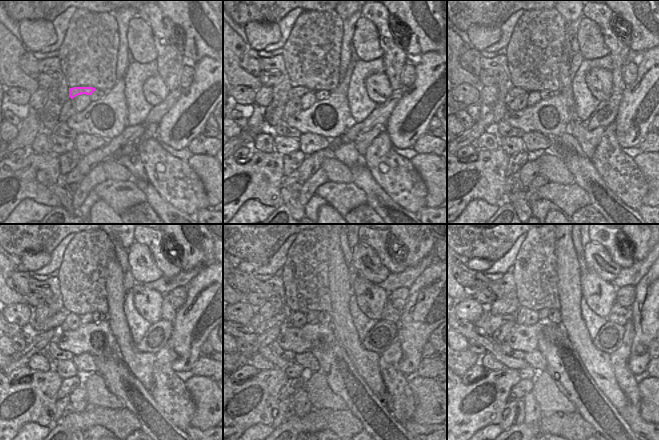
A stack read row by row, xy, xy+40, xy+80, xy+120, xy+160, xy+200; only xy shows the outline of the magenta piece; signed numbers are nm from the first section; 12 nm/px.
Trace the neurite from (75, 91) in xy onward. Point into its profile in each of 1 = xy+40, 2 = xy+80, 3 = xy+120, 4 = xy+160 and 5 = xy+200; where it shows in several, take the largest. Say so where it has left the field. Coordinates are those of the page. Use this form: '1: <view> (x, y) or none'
1: xy+40 (294, 91)
2: xy+80 (514, 92)
3: xy+120 (55, 321)
4: xy+160 (258, 324)
5: xy+200 (487, 323)

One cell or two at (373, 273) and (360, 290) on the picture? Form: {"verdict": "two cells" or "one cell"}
{"verdict": "two cells"}

